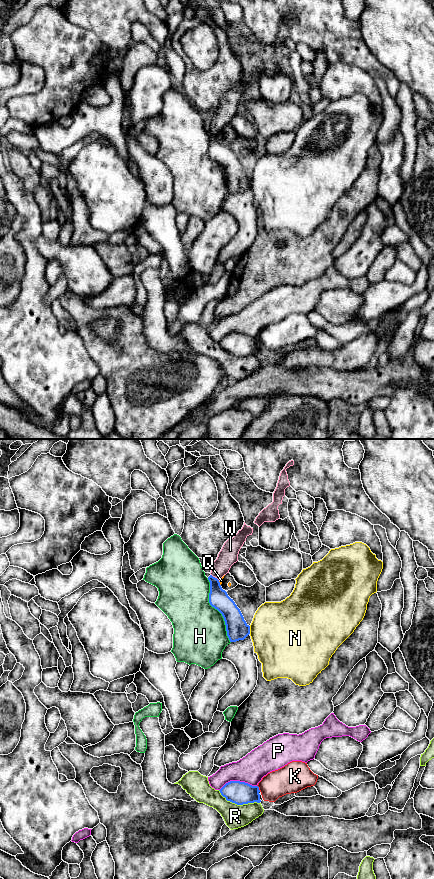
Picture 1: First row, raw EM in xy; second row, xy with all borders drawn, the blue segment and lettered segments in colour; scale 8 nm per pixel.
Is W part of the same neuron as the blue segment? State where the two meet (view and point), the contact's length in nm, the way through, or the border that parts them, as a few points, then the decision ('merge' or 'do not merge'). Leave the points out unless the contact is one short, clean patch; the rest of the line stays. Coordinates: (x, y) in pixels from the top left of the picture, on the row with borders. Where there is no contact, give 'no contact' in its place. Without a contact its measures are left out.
contact xy (214, 577); length 90 nm; way xy (218, 598), (214, 577), (228, 555); merge

